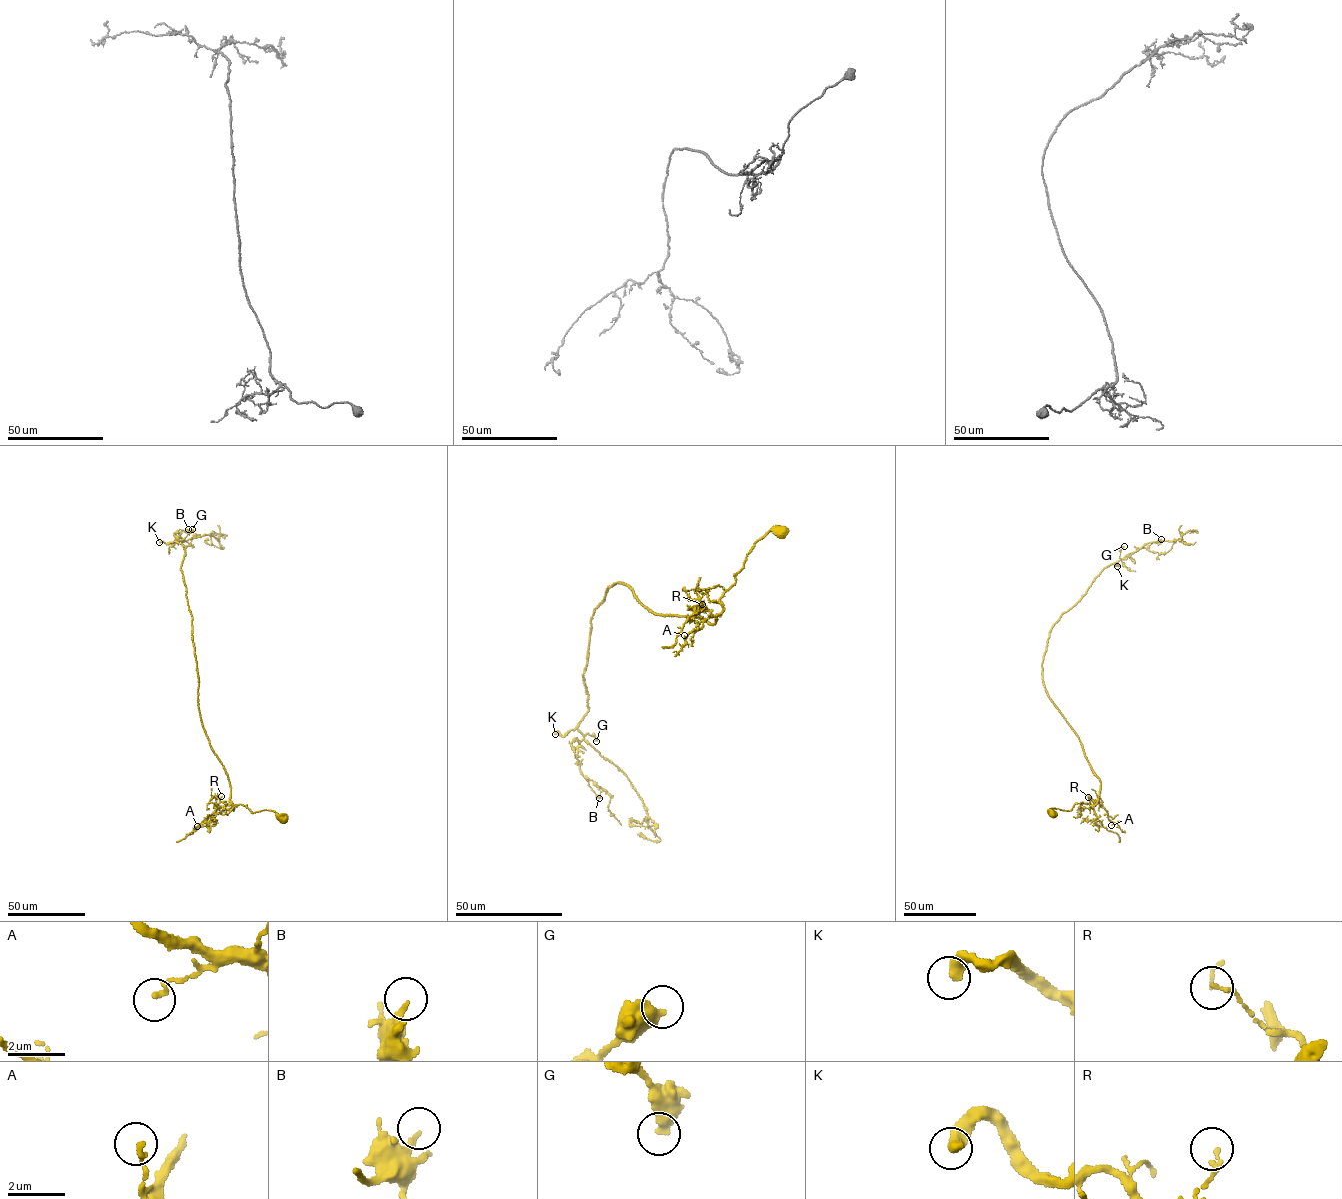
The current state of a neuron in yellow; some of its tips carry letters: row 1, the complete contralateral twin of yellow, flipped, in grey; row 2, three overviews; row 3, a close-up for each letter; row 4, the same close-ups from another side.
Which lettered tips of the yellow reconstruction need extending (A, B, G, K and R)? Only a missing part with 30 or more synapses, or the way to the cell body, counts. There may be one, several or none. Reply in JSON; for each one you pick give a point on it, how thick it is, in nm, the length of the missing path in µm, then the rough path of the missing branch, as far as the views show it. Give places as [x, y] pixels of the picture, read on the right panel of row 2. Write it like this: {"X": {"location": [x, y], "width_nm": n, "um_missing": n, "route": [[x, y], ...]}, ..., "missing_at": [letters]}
{"K": {"location": [1117, 566], "width_nm": 440, "um_missing": 100, "route": [[1117, 566], [1121, 566], [1116, 565], [1123, 573], [1132, 572], [1159, 578], [1166, 574], [1160, 564]]}, "missing_at": ["K"]}

